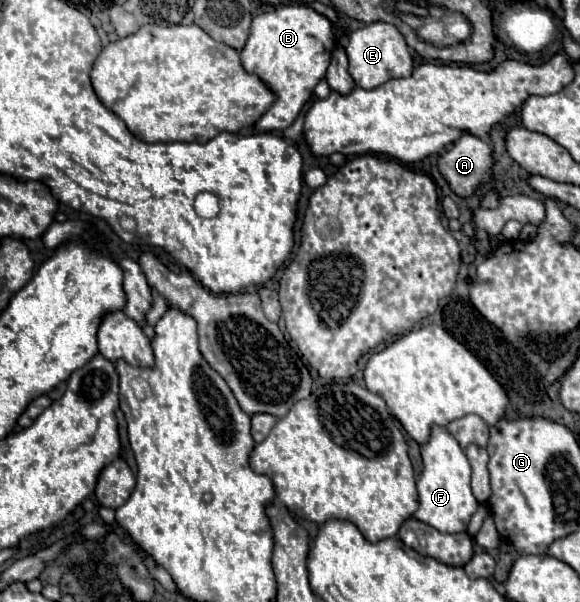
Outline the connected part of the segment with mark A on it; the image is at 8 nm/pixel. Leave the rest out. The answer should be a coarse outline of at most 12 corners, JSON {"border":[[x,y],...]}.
{"border":[[464,134],[438,160],[460,196],[488,180],[490,146]]}

